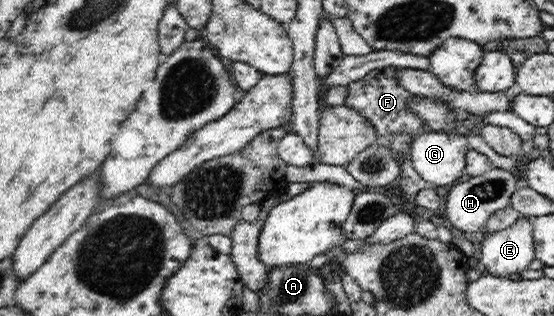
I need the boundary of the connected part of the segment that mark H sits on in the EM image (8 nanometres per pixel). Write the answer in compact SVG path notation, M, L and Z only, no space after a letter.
M498 167L488 169L481 175L471 177L468 181L455 183L446 197L446 207L442 222L464 232L476 233L488 222L490 215L510 204L512 194L521 182L512 171Z

